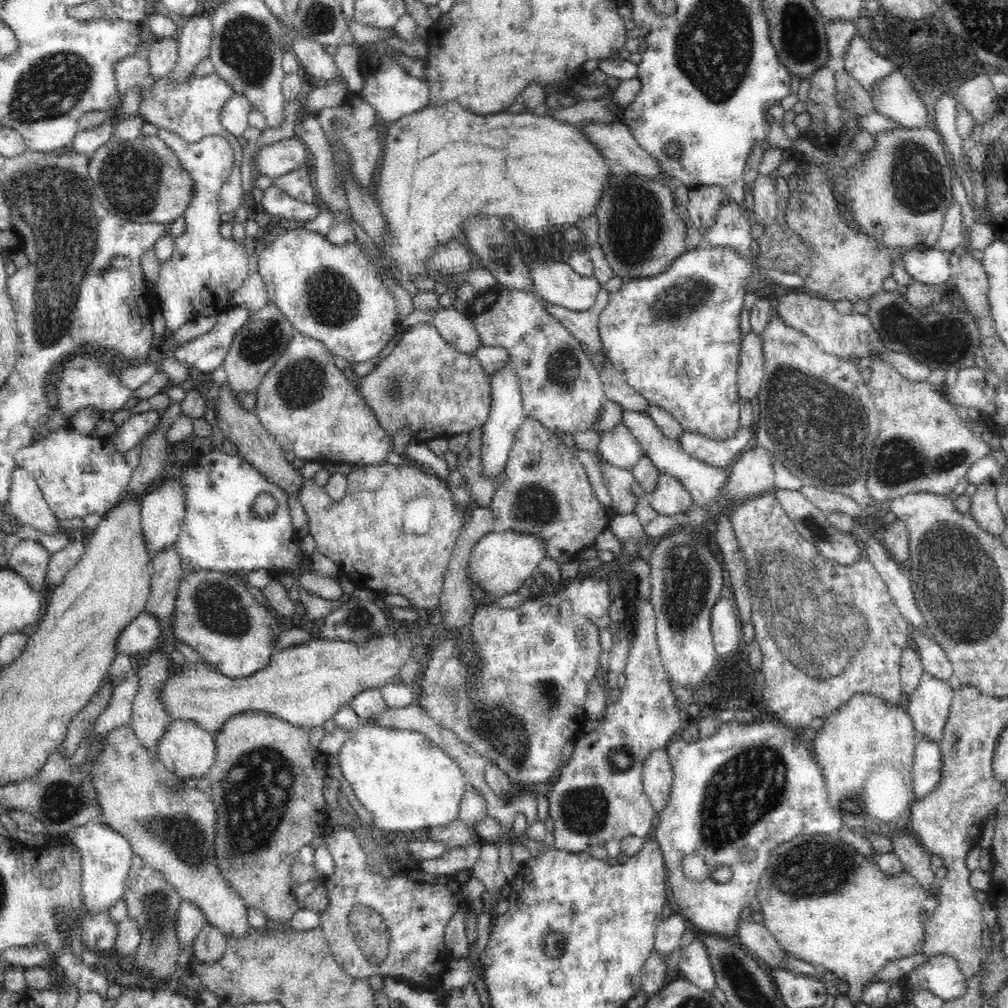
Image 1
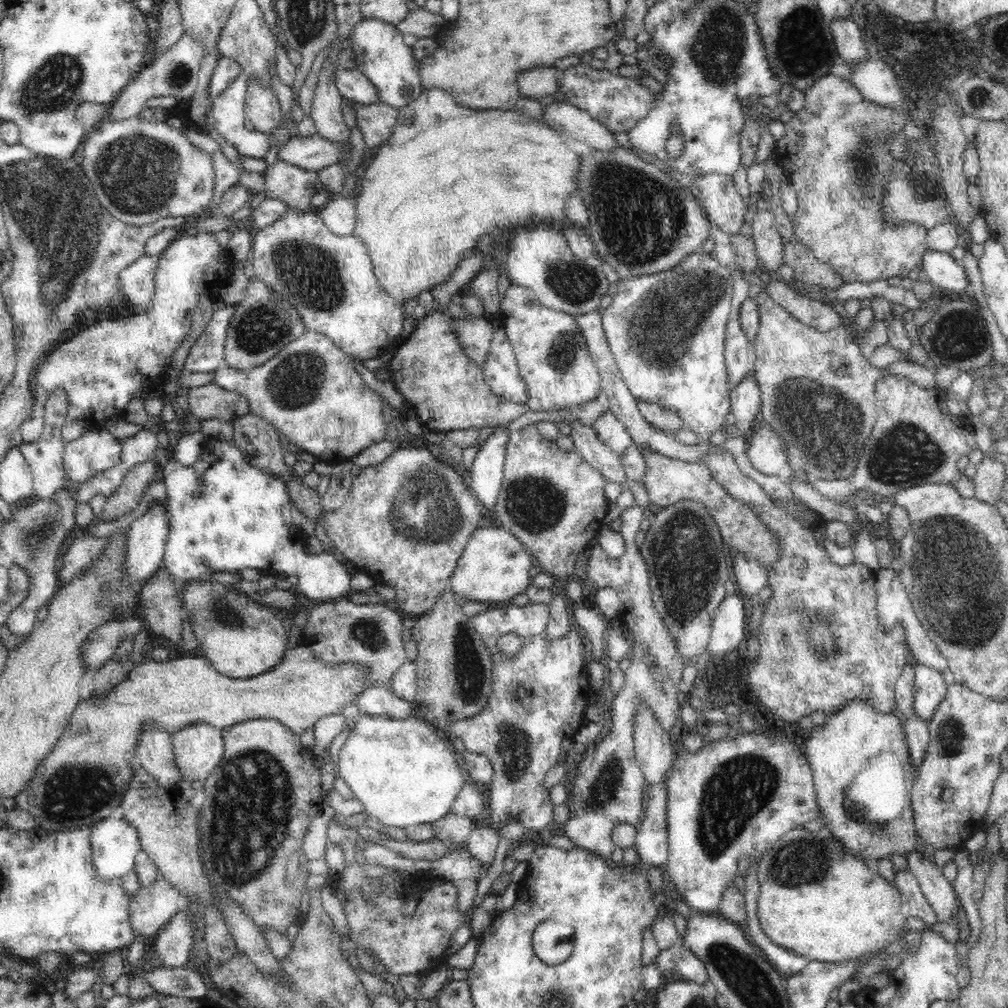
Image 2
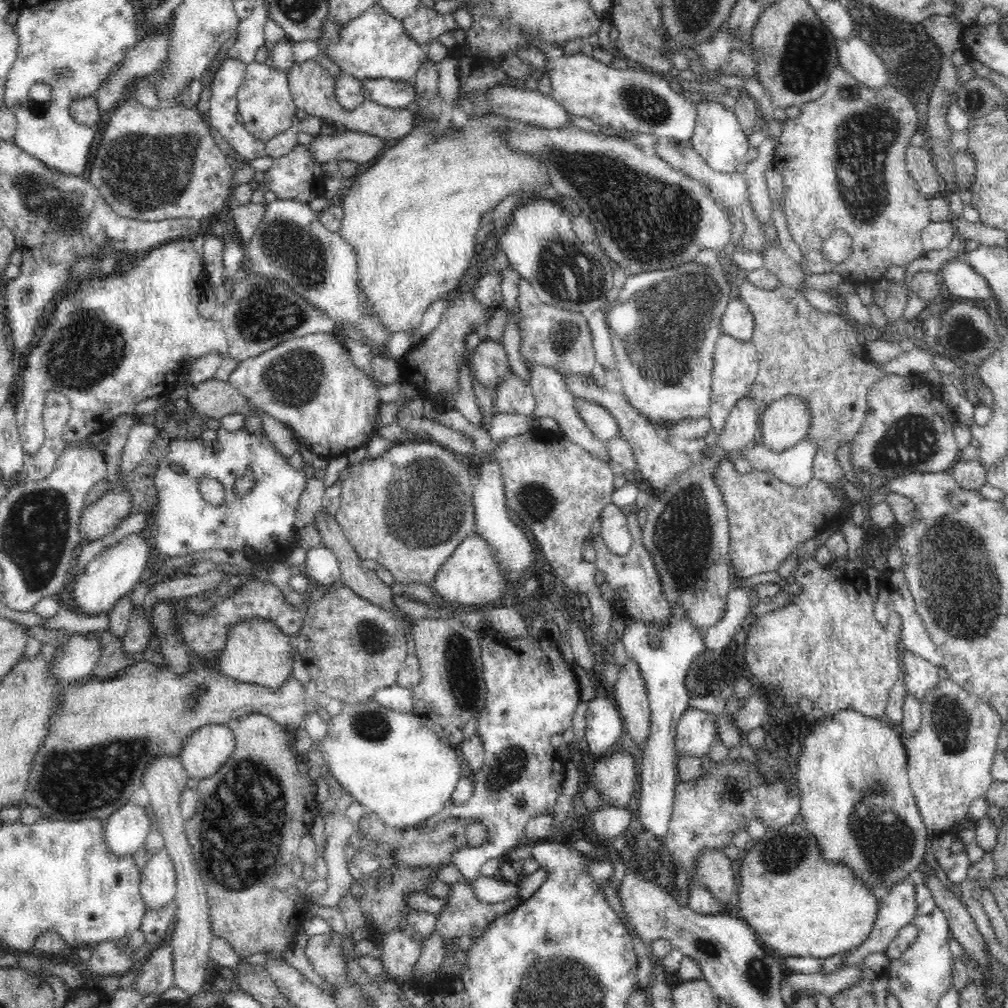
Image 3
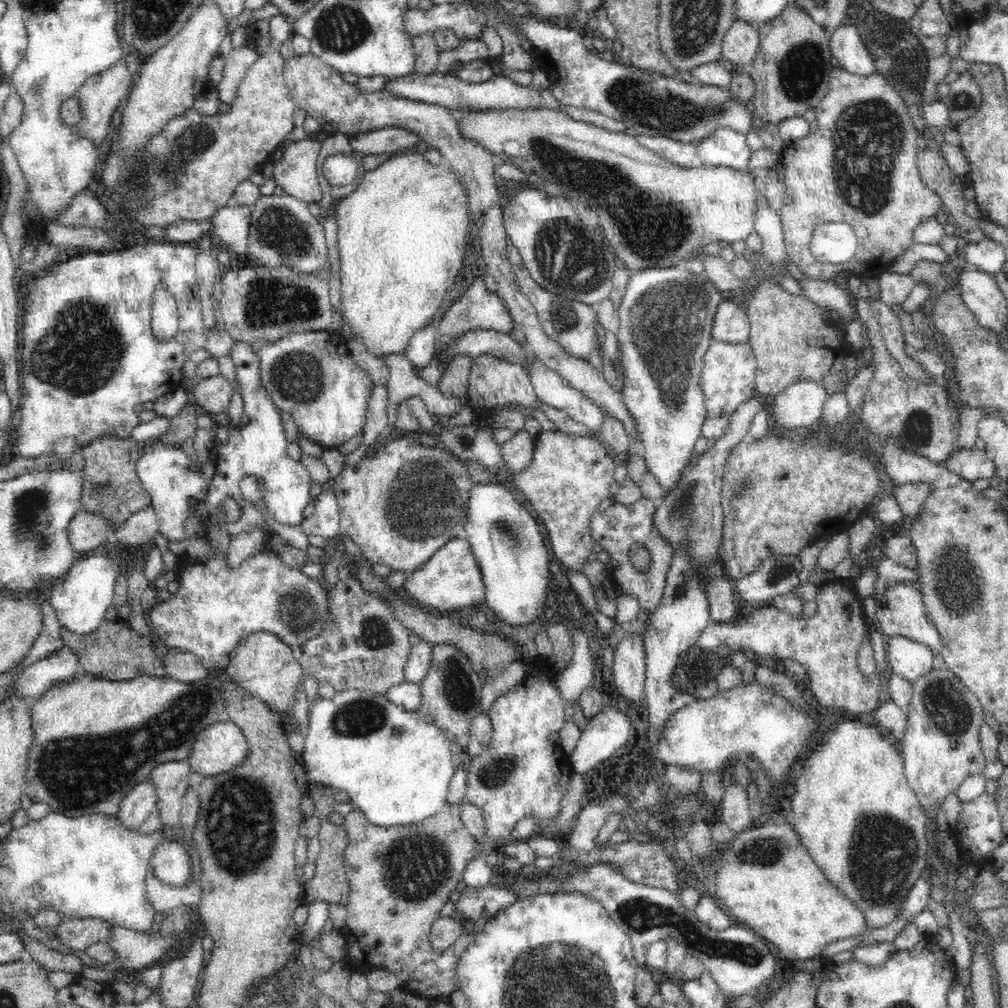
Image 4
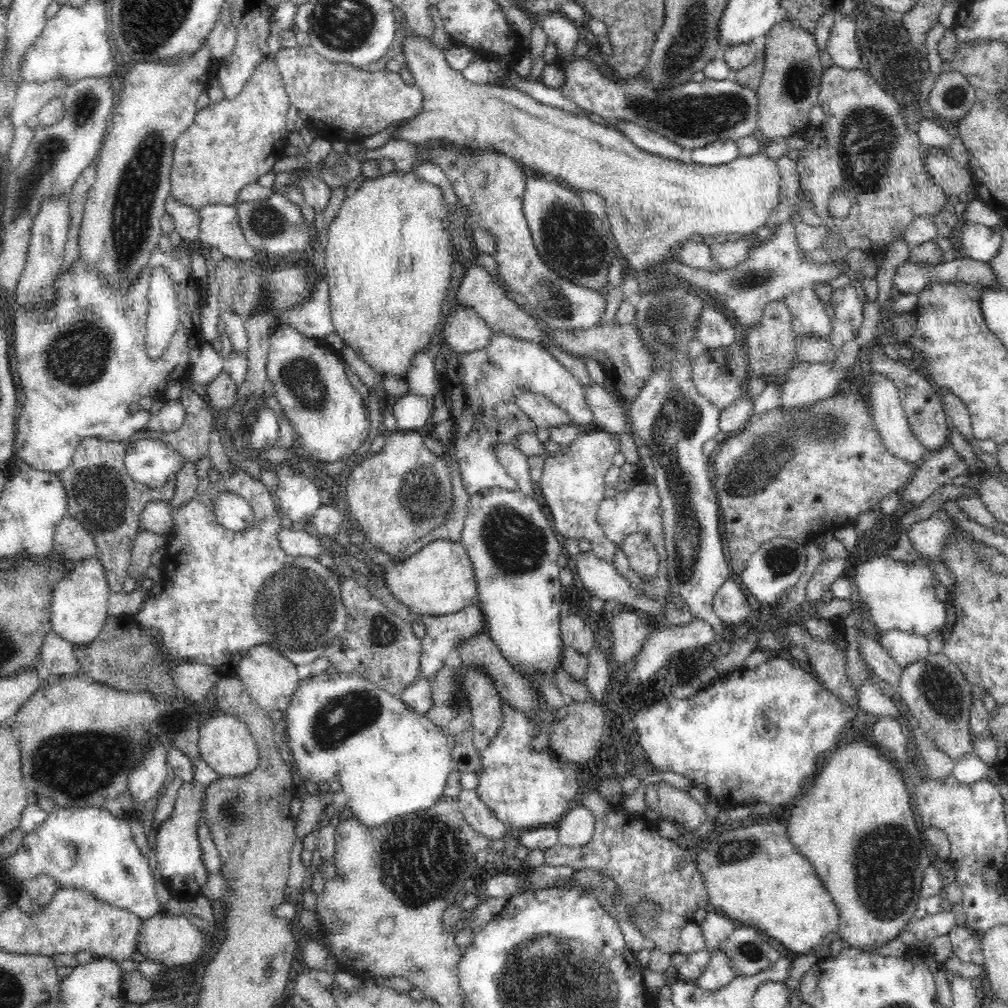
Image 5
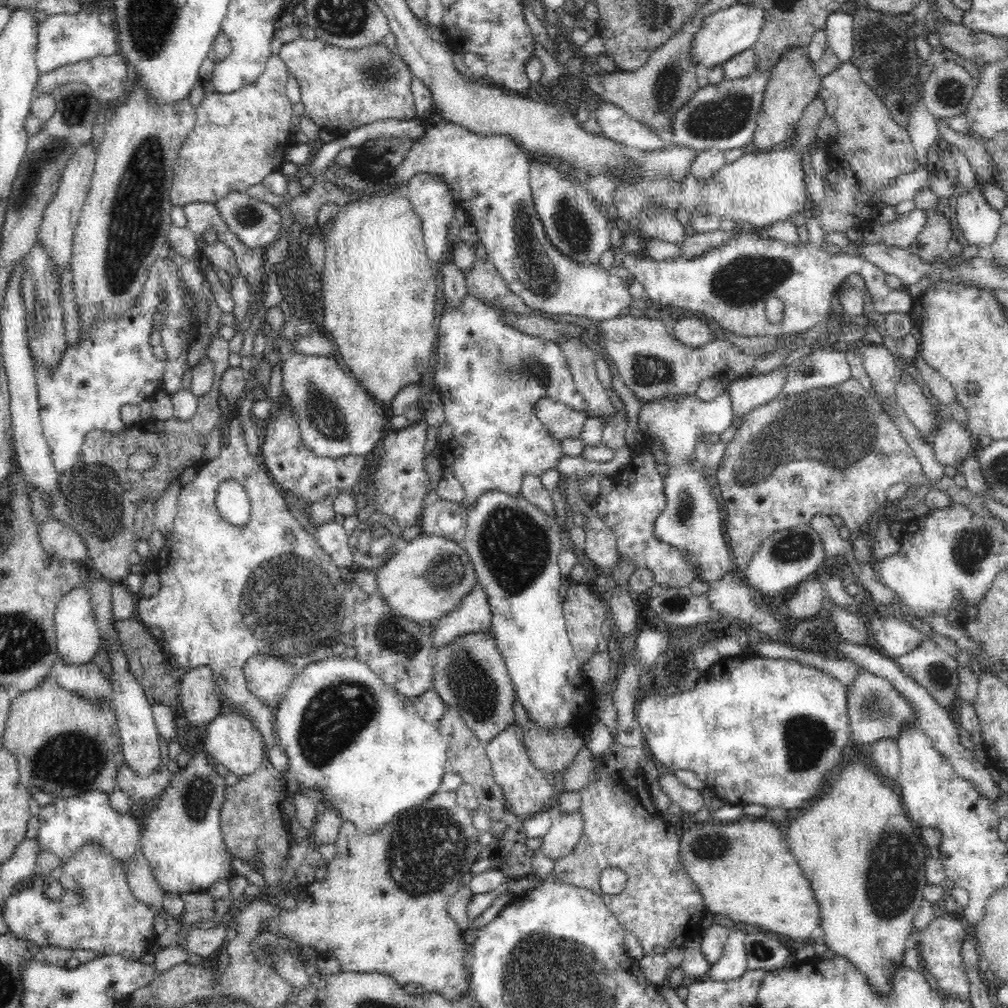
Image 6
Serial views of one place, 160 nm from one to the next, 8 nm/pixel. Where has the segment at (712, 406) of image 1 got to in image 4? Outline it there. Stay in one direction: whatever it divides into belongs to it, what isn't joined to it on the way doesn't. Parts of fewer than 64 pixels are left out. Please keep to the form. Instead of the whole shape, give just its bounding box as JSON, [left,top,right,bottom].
[617,267,728,488]

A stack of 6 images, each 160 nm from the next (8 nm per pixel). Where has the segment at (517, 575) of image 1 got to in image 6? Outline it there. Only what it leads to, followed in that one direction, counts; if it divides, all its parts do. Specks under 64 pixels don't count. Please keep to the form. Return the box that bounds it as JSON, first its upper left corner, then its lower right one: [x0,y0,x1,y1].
[377,534,476,624]

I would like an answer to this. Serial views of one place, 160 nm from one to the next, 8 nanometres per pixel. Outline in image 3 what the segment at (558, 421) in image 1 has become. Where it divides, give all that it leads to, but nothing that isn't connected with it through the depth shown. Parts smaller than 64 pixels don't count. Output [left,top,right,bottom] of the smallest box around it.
[517,279,597,375]

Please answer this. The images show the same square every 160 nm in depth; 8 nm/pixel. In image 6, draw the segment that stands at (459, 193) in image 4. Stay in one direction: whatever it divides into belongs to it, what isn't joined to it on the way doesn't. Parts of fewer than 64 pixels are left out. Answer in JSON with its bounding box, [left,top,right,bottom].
[322,194,439,404]

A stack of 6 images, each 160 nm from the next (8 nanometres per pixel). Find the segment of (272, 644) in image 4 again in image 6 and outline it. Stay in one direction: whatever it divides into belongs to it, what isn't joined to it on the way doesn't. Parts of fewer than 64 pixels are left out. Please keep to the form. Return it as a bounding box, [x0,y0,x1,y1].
[244,655,297,708]

